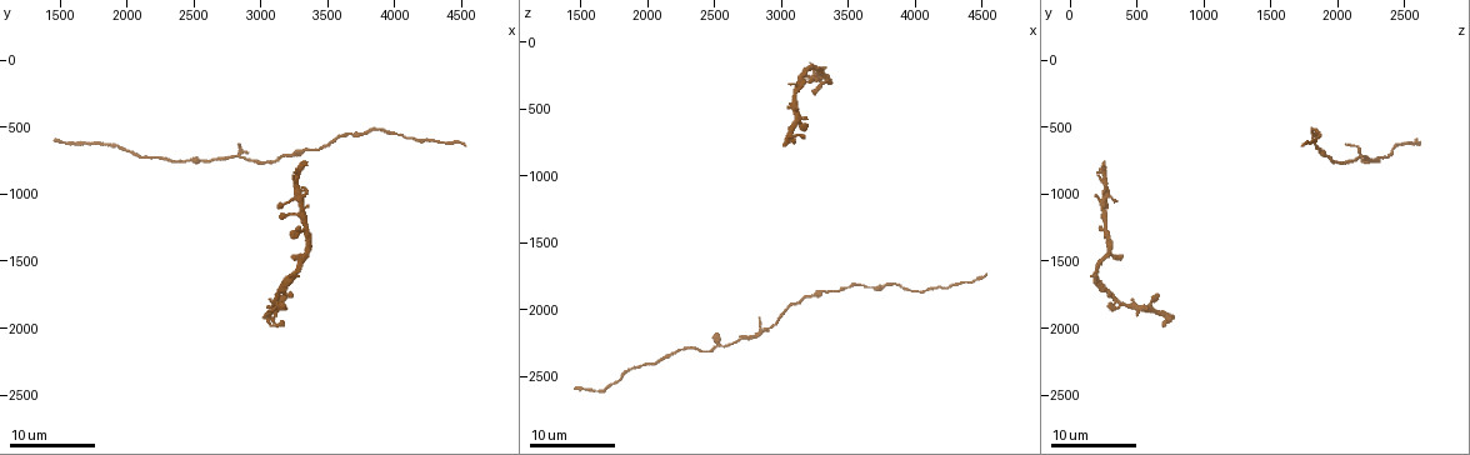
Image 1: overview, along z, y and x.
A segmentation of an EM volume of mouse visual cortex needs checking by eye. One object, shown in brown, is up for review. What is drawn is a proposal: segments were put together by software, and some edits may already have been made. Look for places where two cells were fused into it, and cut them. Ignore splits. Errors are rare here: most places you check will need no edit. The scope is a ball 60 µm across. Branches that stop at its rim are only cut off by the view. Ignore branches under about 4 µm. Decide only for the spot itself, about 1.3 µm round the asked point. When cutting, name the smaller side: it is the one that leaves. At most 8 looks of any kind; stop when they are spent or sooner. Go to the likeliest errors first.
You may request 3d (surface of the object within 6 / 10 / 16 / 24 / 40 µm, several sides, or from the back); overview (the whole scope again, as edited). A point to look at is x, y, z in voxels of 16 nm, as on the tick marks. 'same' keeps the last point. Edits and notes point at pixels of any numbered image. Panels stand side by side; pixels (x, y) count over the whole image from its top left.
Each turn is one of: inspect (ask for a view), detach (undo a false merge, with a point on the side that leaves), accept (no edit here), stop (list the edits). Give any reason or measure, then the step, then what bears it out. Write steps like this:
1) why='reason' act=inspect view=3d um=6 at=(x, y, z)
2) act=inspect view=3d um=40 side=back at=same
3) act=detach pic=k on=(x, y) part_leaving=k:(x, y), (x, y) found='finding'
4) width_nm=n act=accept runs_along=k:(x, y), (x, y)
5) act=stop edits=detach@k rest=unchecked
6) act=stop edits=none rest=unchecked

why='calibre changes' act=inspect view=3d um=16 at=(2840, 720, 2160)

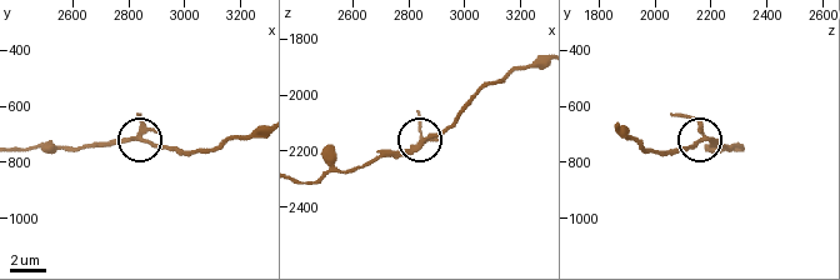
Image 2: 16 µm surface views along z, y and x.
act=inspect view=3d um=6 at=(2840, 710, 2180)

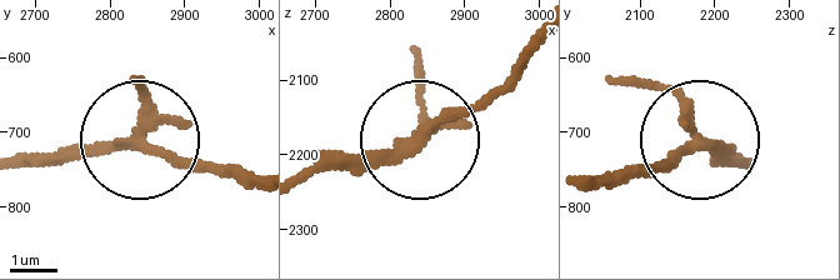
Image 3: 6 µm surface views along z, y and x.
act=accept runs_along=3:(529, 58), (421, 136), (301, 165) found='continuous, no second cell'

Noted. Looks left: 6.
why='three arms meet' act=inspect view=3d um=10 at=(3060, 1880, 700)

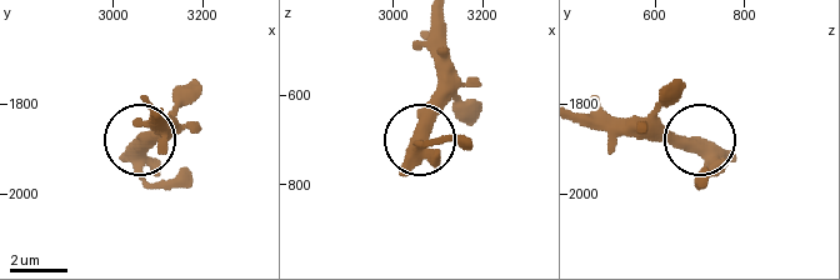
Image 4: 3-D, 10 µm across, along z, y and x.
act=inspect view=3d um=10 side=back at=(3070, 1890, 695)

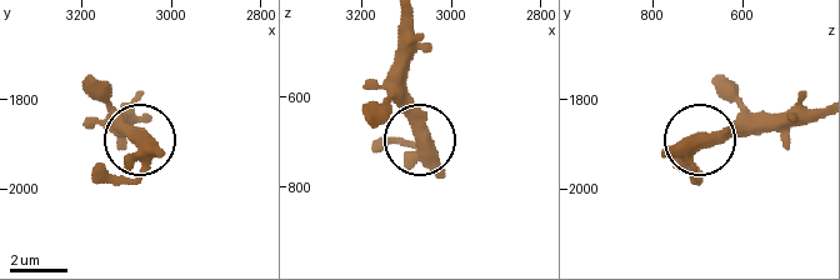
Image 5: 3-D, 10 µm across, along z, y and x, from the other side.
width_nm=400 act=accept runs_along=5:(120, 106), (136, 140), (125, 169), (108, 181) found='all the same cell'

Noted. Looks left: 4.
why='calibre changes' act=inspect view=3d um=10 at=(2160, 700, 2340)

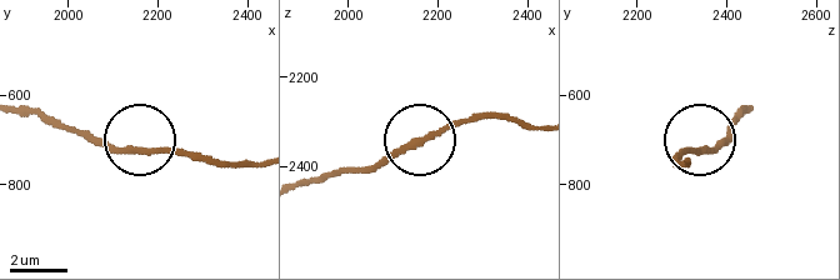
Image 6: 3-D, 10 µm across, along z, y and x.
why='from behind' act=inspect view=3d um=10 side=back at=(2170, 720, 2335)

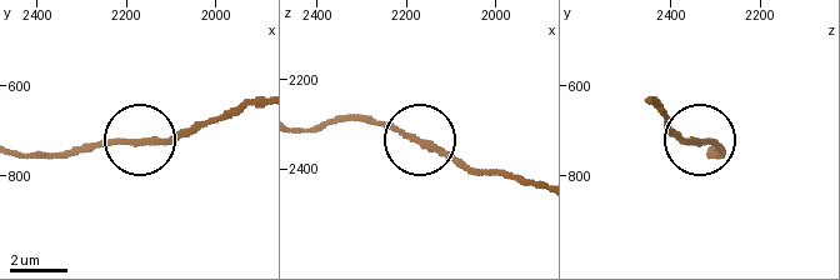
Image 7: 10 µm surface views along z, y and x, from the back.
width_nm=210 act=accept runs_along=7:(25, 155), (161, 141), (194, 129) found='one cell here'

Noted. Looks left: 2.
act=inspect view=3d um=10 at=(3520, 620, 1800)

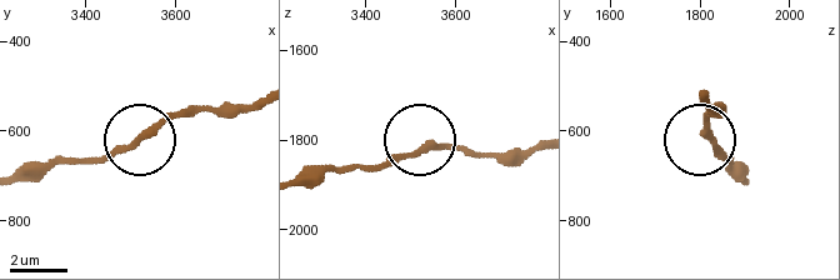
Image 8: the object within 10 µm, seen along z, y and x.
why='other side' act=inspect view=3d um=10 side=back at=(3545, 600, 1810)

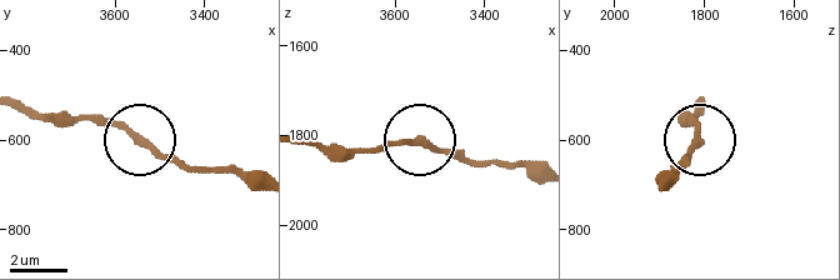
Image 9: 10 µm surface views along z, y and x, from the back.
act=accept found='one cell here'

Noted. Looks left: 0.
act=stop edits=none rest=unchecked

